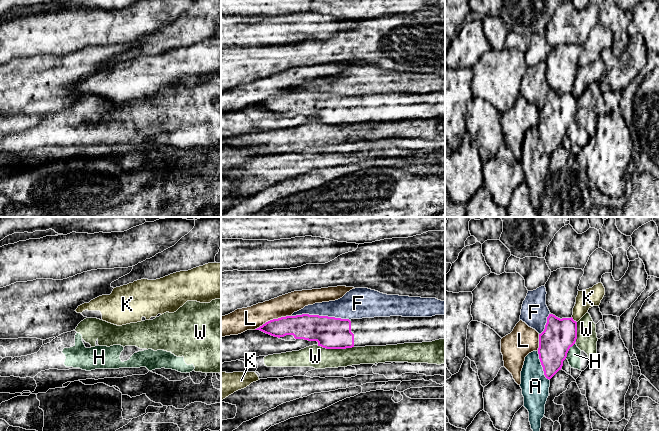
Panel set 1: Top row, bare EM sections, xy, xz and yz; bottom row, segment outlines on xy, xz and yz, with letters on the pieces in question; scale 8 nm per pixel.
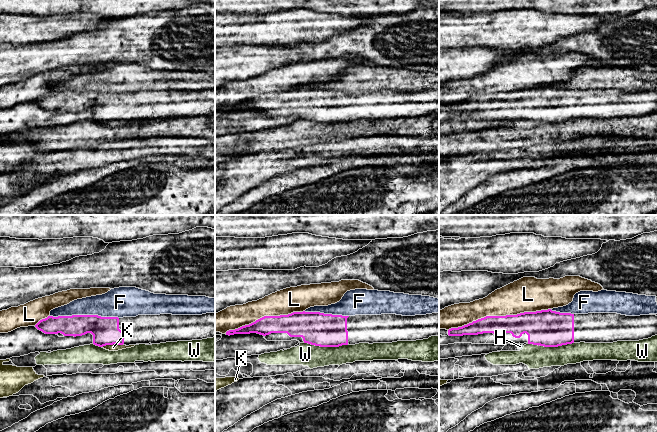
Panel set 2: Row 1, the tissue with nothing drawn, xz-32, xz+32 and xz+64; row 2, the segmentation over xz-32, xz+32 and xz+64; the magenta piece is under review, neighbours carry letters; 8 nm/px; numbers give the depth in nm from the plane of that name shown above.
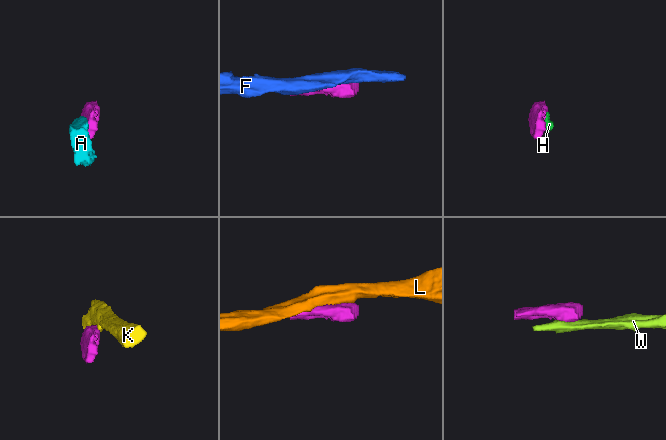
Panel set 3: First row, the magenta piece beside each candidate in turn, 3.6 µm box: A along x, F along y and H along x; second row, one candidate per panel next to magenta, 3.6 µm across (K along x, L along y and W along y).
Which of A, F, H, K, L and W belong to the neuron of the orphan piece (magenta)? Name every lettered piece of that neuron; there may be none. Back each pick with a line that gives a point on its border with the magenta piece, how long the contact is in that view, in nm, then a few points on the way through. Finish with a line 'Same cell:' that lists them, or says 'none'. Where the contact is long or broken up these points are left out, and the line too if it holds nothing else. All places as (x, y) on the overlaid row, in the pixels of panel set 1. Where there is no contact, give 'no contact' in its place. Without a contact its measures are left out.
Same cell: none

